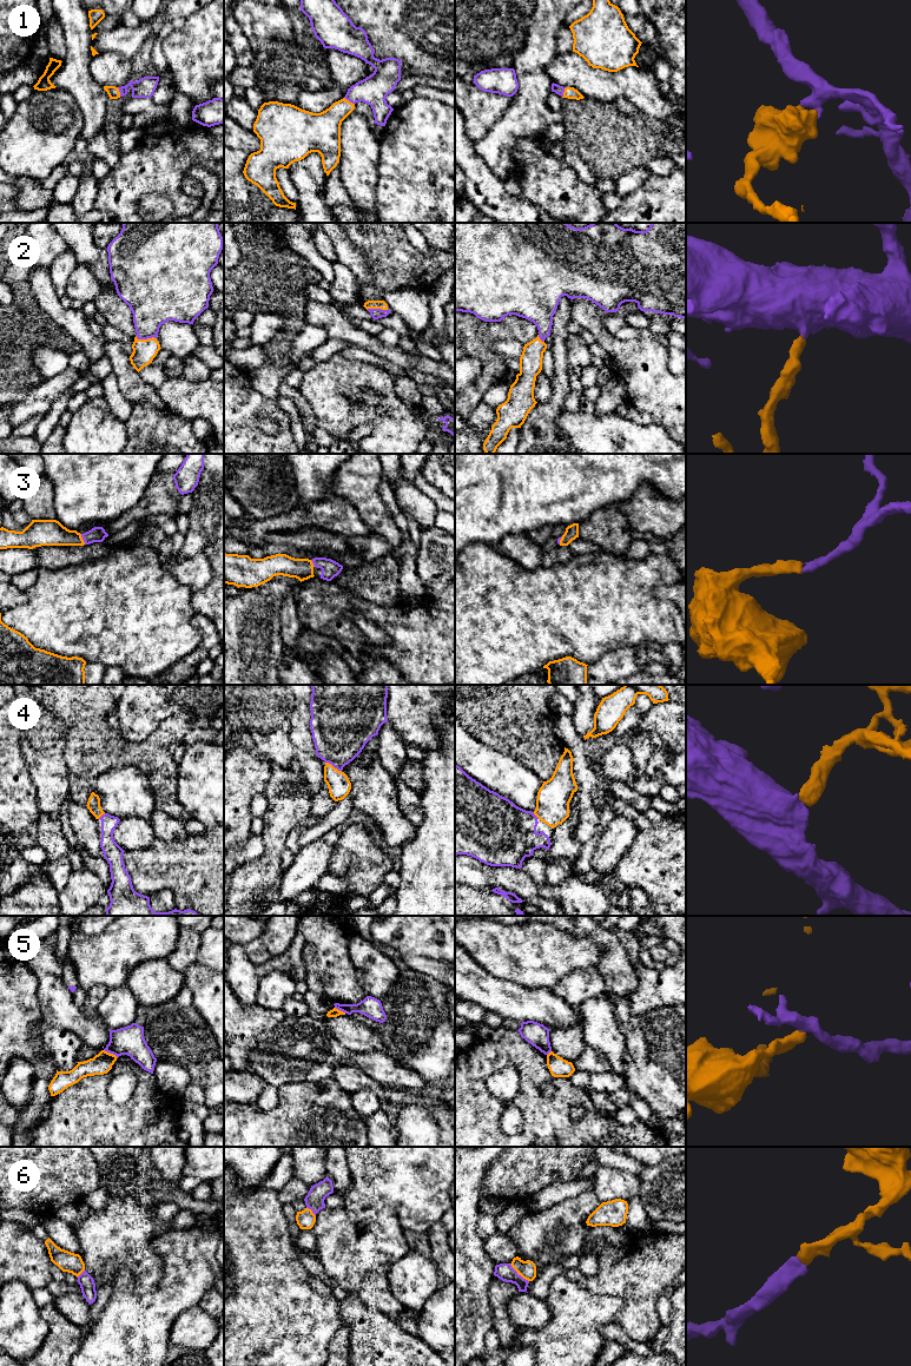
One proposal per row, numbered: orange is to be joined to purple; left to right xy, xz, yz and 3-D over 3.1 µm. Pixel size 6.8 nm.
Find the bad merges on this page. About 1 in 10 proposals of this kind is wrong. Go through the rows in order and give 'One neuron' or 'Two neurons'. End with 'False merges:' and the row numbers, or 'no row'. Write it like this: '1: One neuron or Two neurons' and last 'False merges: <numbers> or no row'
1: One neuron
2: One neuron
3: One neuron
4: One neuron
5: Two neurons
6: One neuron
False merges: 5

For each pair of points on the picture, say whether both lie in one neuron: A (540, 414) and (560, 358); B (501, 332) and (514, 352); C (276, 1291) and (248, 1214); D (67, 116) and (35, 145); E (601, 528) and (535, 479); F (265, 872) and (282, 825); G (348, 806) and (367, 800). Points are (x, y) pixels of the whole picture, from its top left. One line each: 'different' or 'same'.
A: same
B: different
C: same
D: same
E: different
F: same
G: different

